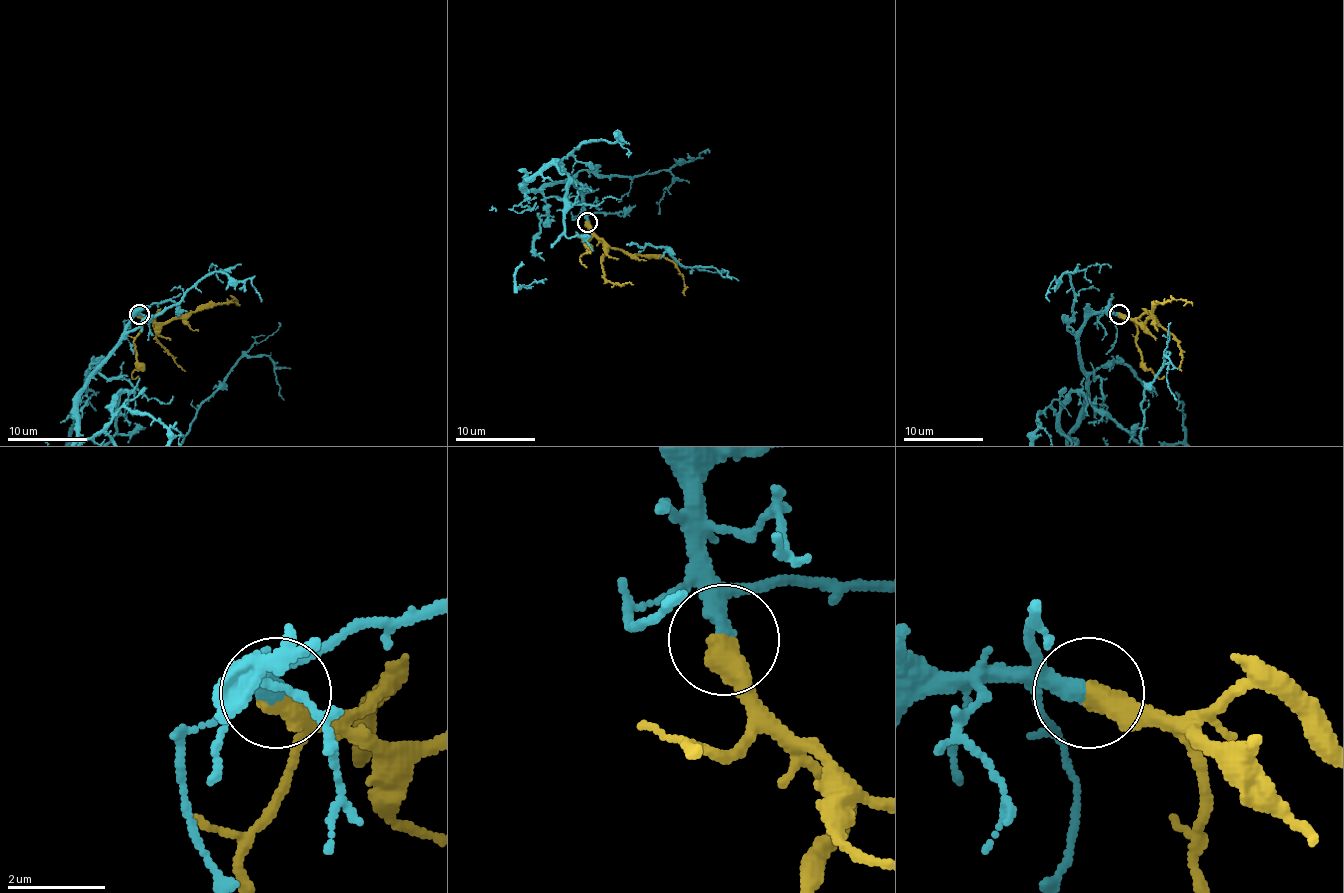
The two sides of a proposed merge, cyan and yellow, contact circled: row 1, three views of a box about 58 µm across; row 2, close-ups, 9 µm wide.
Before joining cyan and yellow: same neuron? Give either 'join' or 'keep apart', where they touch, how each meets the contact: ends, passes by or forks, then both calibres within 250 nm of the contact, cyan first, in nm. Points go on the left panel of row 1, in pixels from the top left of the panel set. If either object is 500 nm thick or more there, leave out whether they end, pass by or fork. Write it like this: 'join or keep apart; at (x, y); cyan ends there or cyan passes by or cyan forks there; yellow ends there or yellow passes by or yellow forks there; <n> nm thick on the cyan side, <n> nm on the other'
join; at (139, 314); 280 nm thick on the cyan side, 550 nm on the other

